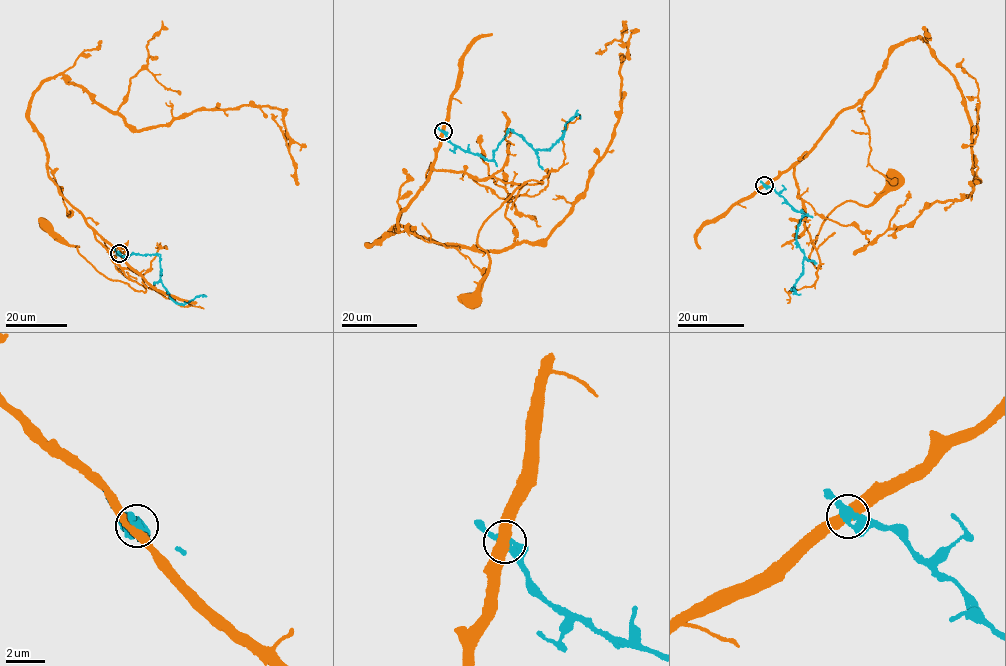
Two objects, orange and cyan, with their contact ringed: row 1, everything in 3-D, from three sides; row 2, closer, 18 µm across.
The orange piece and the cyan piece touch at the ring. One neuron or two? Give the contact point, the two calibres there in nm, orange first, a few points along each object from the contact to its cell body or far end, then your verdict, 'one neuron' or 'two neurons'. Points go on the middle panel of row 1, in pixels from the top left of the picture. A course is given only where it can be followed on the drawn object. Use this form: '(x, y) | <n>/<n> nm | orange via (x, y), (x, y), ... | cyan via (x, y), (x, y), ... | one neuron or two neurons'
(443, 131) | 480/360 nm | orange via (443, 131), (432, 168), (542, 182), (520, 185), (478, 231), (488, 267), (480, 302), (472, 301) | cyan via (443, 131), (454, 145), (492, 160), (509, 128), (535, 151), (546, 150), (570, 119), (580, 119) | two neurons

